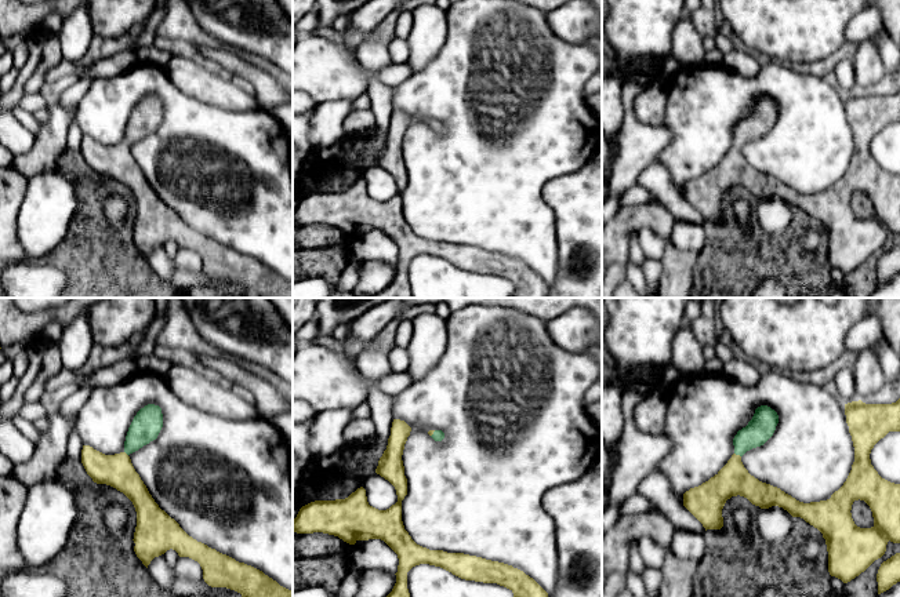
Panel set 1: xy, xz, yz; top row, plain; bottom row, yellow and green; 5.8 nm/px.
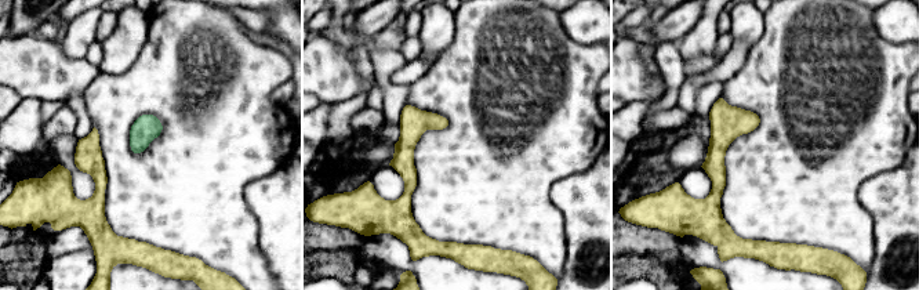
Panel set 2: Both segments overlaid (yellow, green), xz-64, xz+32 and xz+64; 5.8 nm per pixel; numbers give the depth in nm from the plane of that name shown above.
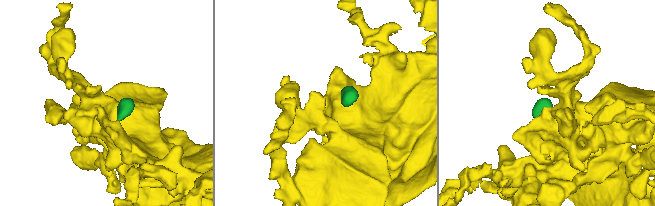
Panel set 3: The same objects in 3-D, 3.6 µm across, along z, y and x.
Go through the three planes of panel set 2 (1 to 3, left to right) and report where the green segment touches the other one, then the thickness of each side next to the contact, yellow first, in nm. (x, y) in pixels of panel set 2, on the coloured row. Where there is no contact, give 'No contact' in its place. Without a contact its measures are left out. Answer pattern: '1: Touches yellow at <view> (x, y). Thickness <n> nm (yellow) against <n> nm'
1: No contact
2: No contact
3: No contact

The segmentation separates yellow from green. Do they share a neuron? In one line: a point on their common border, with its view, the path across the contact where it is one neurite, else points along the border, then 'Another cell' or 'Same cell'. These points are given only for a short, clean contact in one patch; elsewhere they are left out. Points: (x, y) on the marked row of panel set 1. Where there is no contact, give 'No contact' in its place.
Touches yellow at yz (737, 455). Path across: yz (733, 479), (737, 455), (761, 428). Same cell

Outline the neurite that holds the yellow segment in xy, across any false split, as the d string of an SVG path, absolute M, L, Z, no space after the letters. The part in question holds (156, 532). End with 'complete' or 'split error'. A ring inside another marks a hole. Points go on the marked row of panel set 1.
M148 404L134 416L123 452L105 455L90 445L83 445L81 449L81 463L92 481L116 488L133 502L137 512L133 539L137 557L148 568L155 557L173 549L179 557L197 561L204 582L211 587L226 587L240 593L242 597L293 597L293 590L280 586L262 571L189 536L159 507L128 455L156 440L162 427L162 408Z; split error

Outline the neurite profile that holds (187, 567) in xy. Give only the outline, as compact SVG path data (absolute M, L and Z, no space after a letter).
M179 557L175 564L175 571L190 580L199 580L203 578L203 569L200 564L189 557Z

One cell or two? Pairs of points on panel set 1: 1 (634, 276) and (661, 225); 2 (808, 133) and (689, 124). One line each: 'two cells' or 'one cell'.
1: two cells
2: one cell

